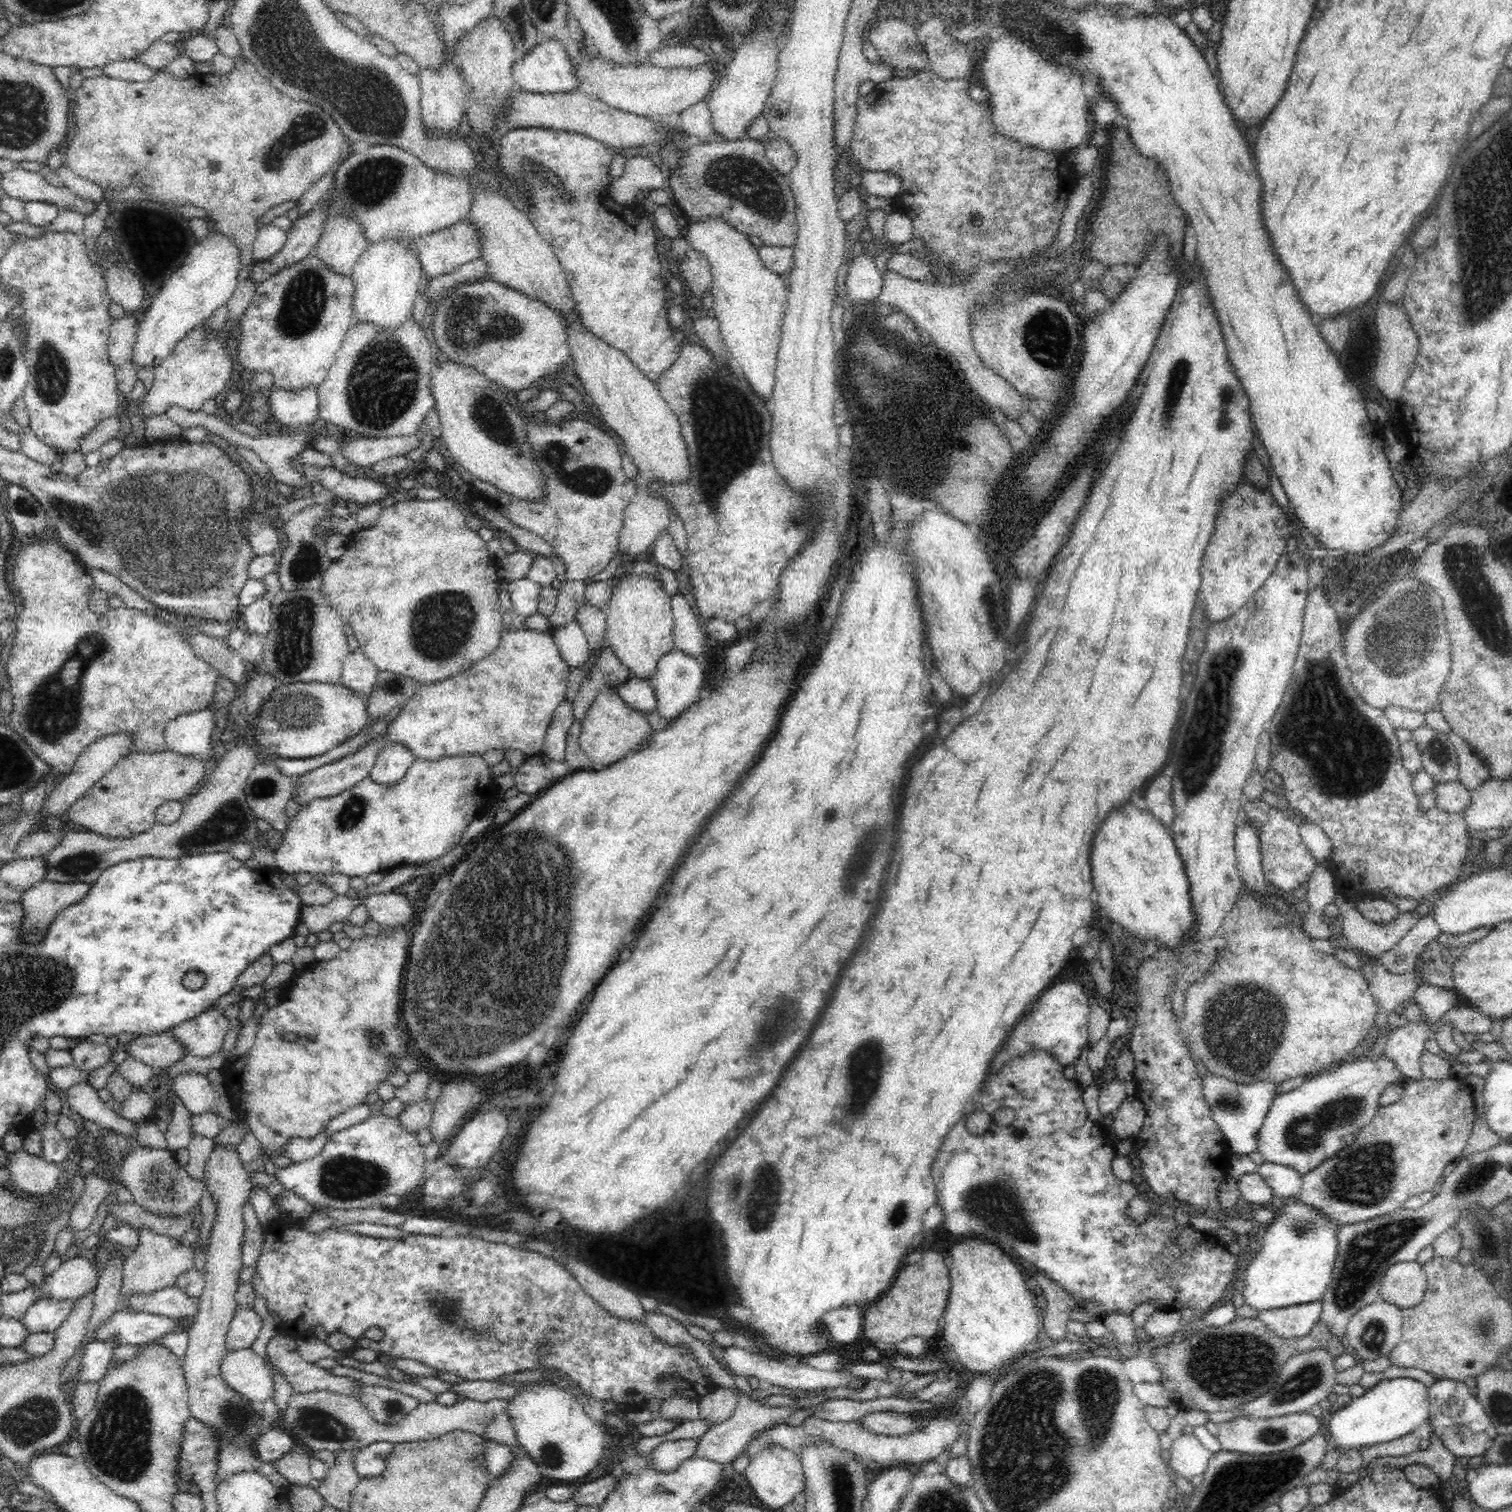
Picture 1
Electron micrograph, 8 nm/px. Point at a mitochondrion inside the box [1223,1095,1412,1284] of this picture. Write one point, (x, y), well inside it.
(1365, 1177)

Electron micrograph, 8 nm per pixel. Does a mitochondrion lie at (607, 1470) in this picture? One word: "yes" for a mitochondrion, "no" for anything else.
no

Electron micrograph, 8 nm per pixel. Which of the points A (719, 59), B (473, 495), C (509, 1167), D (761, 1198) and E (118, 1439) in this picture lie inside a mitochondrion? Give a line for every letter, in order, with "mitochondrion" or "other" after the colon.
A: other
B: other
C: other
D: mitochondrion
E: mitochondrion

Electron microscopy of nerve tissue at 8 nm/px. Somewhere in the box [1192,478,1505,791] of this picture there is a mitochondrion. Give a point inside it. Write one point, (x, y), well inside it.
(1399, 635)

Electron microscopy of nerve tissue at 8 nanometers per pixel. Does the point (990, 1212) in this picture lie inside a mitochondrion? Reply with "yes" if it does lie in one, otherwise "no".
yes

